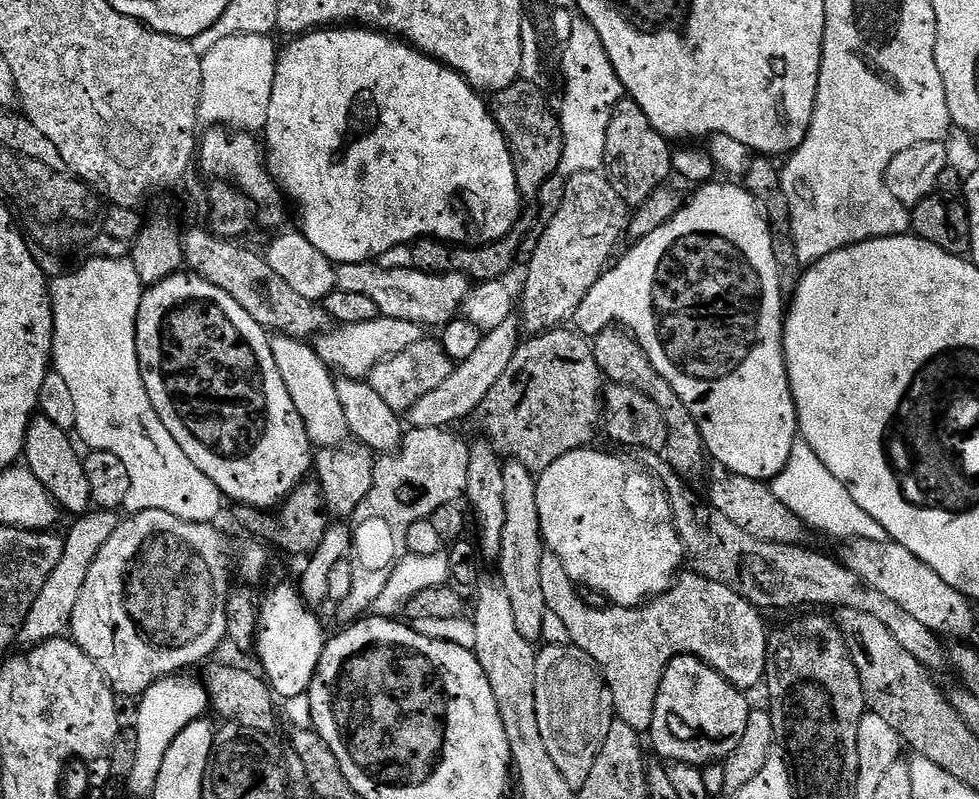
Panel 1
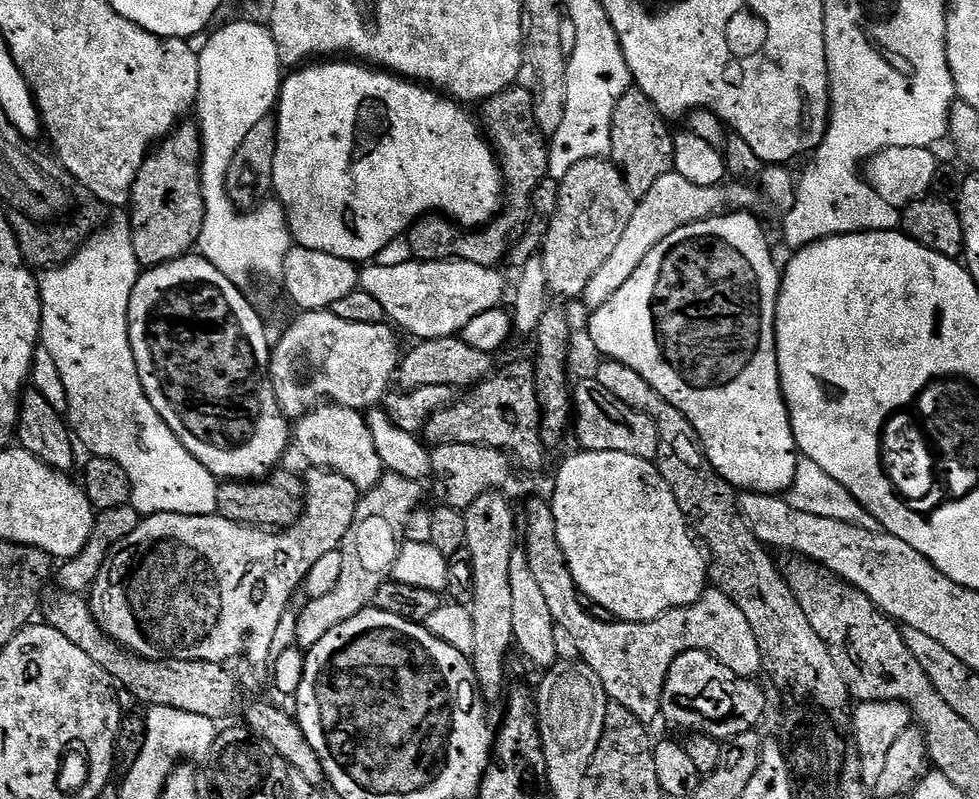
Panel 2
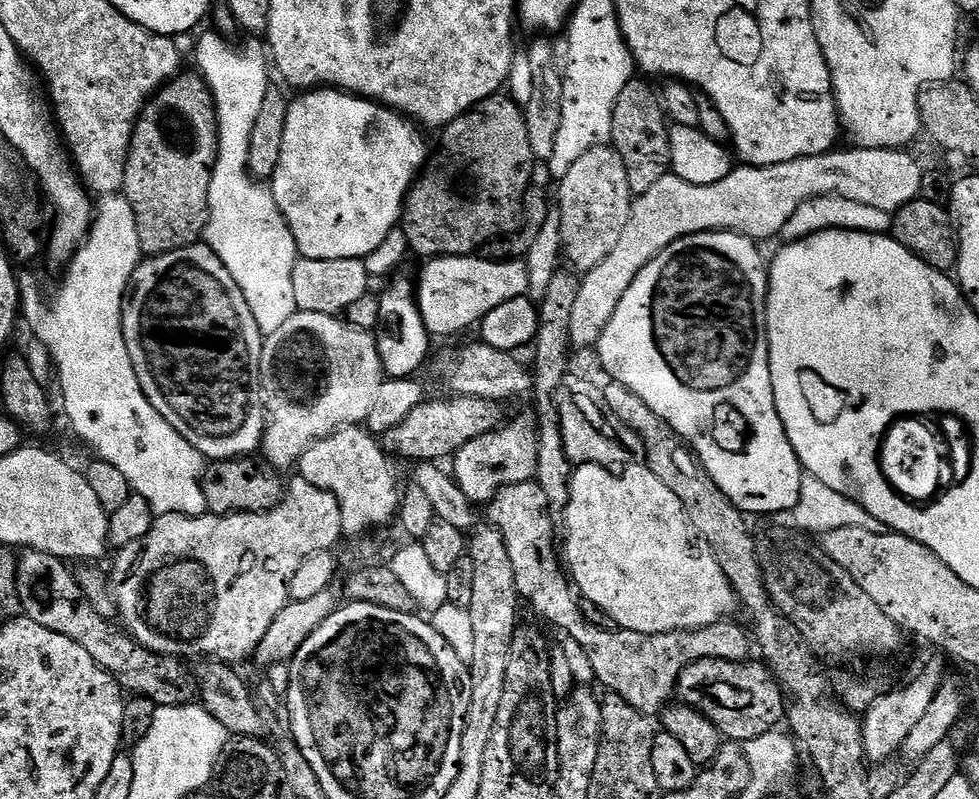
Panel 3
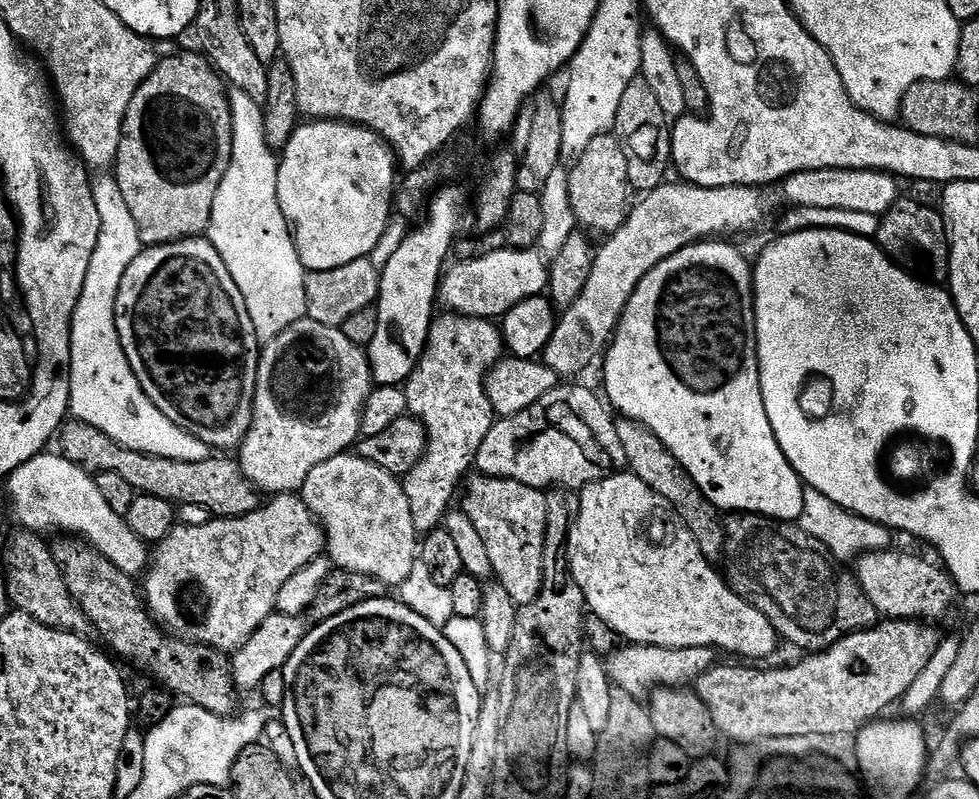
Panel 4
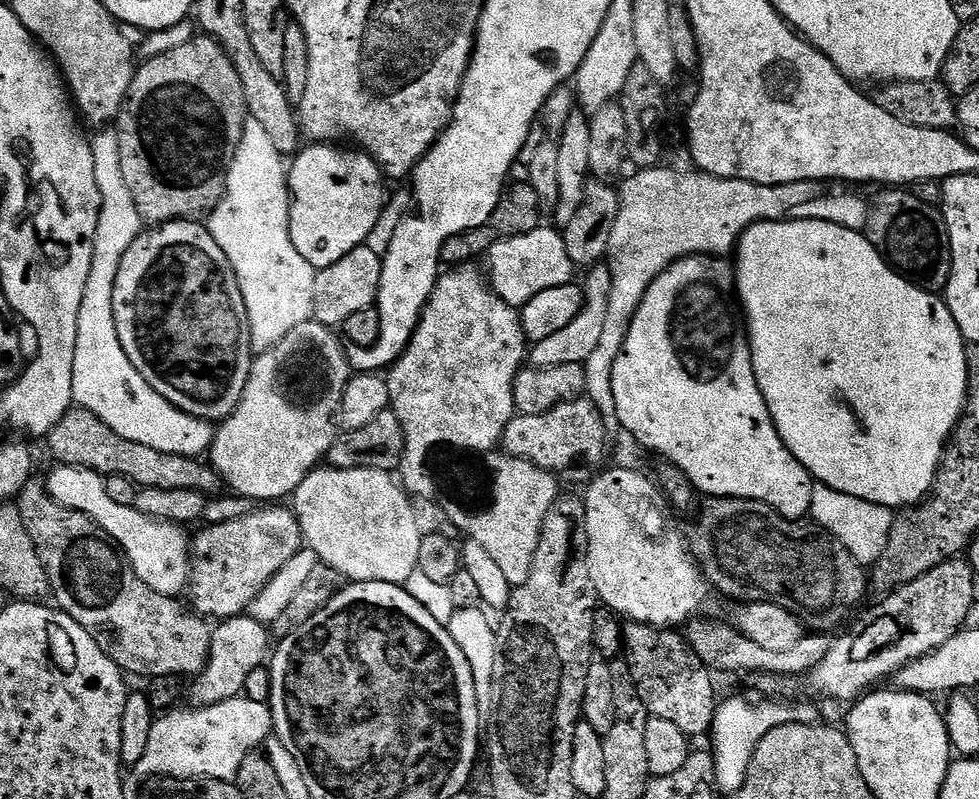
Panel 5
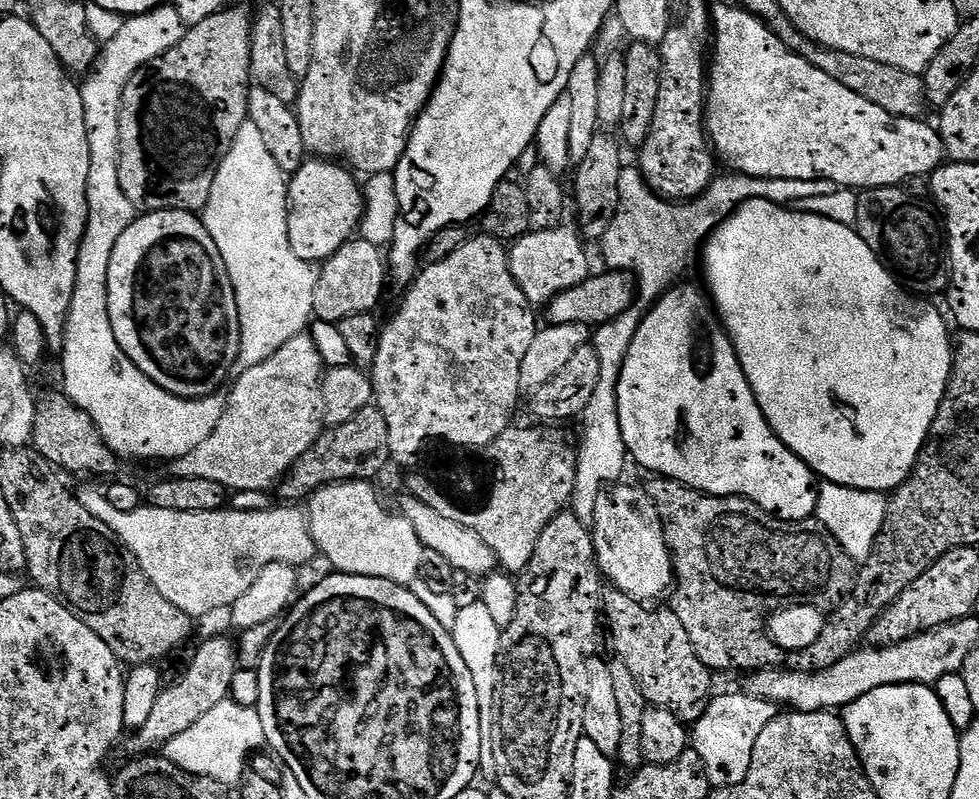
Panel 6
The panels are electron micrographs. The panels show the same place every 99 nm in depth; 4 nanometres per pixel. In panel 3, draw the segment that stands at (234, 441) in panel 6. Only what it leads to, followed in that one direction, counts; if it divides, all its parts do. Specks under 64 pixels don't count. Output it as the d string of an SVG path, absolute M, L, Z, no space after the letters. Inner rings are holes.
M296 311L274 334L265 336L260 363L260 396L266 409L266 427L262 445L263 459L273 469L285 470L299 465L307 448L333 436L344 428L360 426L367 421L378 390L386 377L384 363L372 332L363 332L347 324L340 316Z

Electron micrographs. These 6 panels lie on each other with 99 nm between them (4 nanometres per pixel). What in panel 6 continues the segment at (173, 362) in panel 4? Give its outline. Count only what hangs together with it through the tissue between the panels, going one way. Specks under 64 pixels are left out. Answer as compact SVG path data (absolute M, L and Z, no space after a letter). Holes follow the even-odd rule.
M158 210L133 219L122 238L118 238L114 254L110 254L108 305L110 326L114 326L118 346L122 346L130 362L134 362L146 378L162 386L162 390L187 400L201 400L204 396L217 395L220 387L229 383L232 367L237 367L240 359L236 295L230 274L222 262L222 254L218 254L214 238L210 238L197 213Z

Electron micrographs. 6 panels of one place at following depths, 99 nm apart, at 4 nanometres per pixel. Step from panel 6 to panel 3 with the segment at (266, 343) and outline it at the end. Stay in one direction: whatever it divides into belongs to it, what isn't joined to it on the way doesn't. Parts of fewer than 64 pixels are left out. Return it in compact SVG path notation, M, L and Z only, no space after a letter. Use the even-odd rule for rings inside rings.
M209 30L201 34L196 44L195 67L212 92L220 131L204 236L208 247L218 254L222 266L226 266L234 282L238 282L238 290L242 290L242 298L246 298L254 322L258 322L258 330L269 336L298 311L292 281L298 253L294 234L278 210L278 202L274 202L271 187L257 182L248 171L250 130L254 130L262 98L266 98L270 87L269 57L263 47L248 44L245 48L235 48L228 43L232 42L219 32Z

